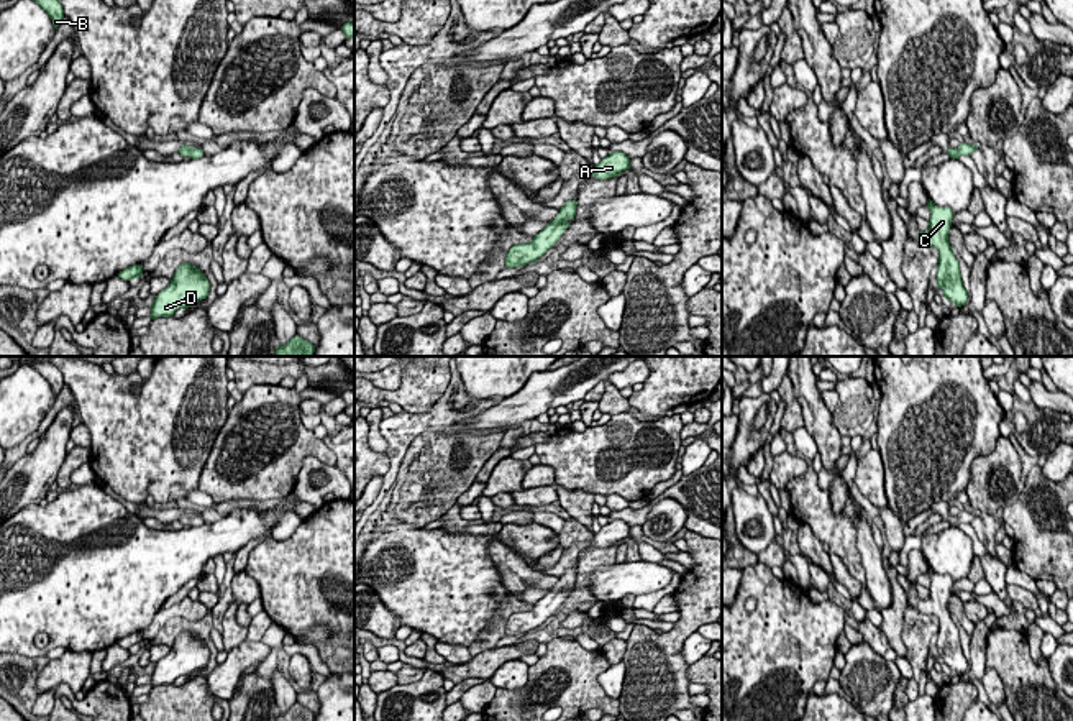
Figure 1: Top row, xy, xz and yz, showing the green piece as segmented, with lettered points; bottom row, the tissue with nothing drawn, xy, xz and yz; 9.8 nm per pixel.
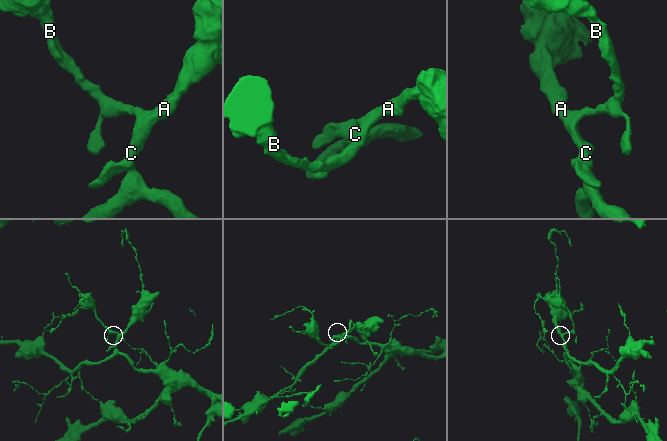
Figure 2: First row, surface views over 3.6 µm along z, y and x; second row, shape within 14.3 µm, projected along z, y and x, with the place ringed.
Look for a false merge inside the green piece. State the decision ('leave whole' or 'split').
leave whole

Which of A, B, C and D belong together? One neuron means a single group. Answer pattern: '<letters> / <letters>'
A B C D

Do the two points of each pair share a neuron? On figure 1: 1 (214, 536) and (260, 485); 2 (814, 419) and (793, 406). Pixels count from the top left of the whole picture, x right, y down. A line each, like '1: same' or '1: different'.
1: different
2: different

